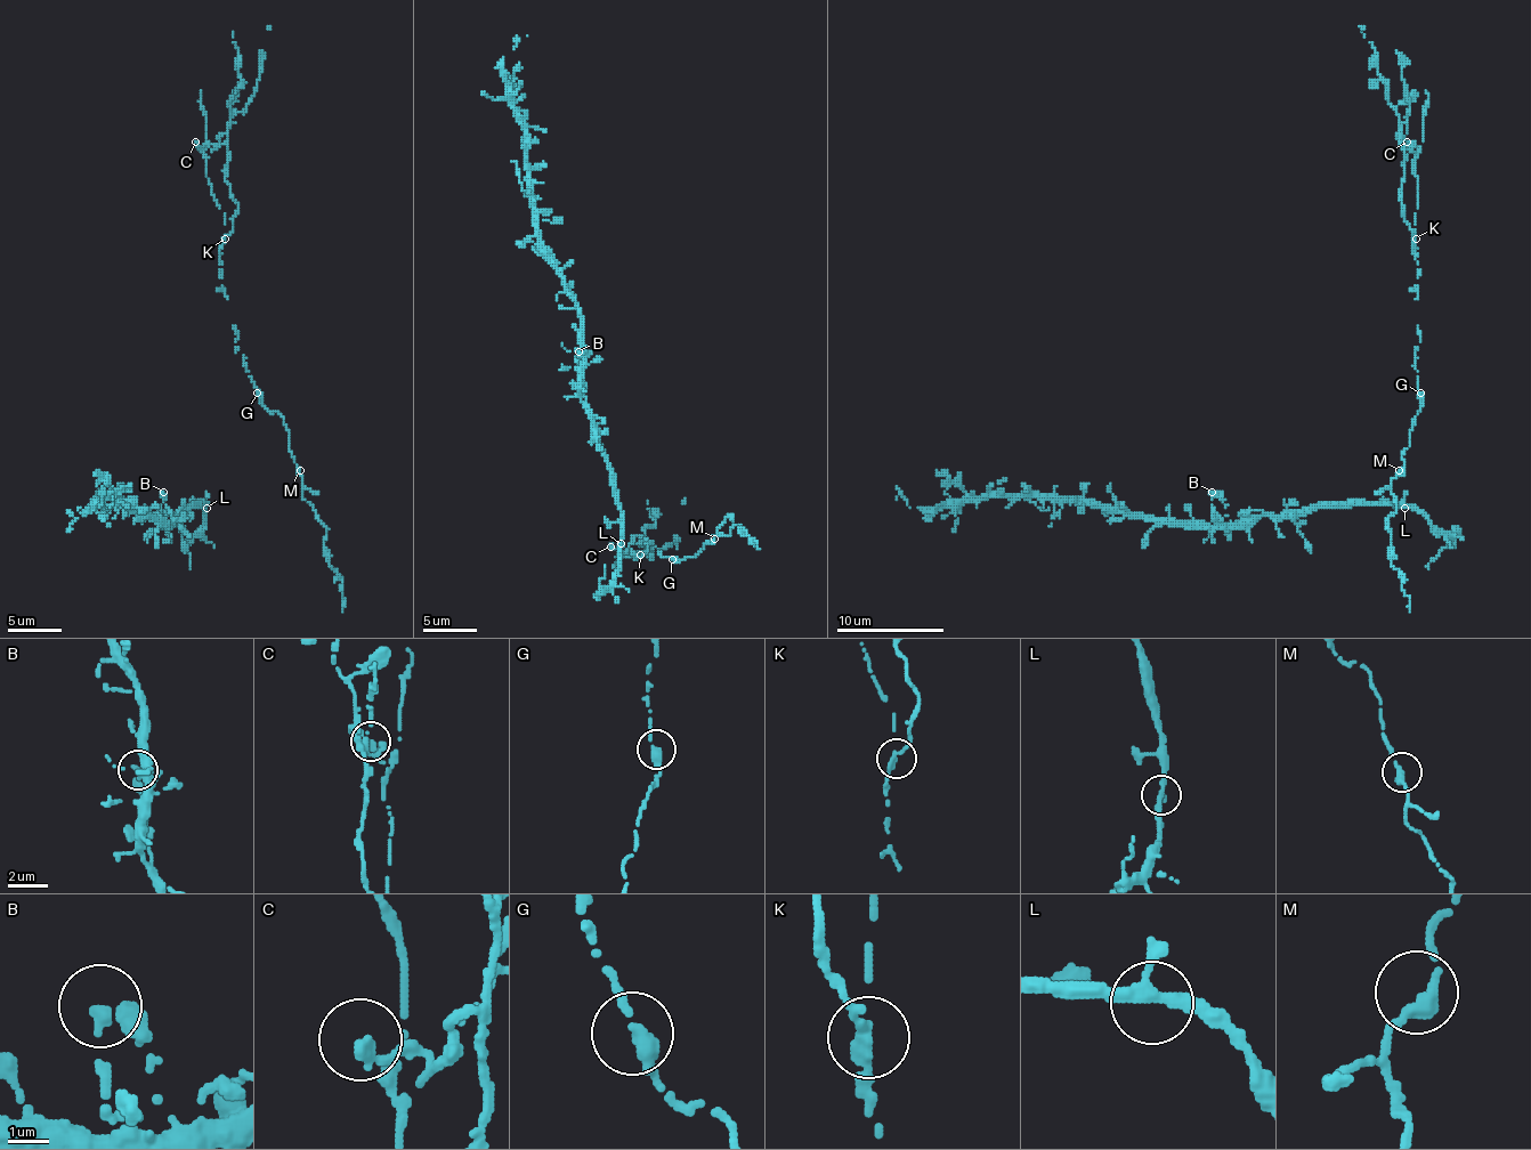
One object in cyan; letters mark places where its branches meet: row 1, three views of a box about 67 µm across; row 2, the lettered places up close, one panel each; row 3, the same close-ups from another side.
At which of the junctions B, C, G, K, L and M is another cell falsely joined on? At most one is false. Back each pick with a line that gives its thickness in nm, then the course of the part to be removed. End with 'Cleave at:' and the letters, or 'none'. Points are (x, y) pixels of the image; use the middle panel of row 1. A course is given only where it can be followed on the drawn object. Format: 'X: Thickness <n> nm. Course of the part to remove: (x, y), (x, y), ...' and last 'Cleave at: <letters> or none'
K: Thickness 200 nm. Course of the part to remove: (639, 555), (653, 541), (639, 543), (642, 531), (655, 523), (647, 501)
Cleave at: K

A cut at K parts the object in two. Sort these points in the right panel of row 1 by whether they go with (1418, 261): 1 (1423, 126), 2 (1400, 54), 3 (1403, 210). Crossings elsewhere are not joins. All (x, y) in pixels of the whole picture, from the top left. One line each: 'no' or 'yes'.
1: yes
2: yes
3: no

